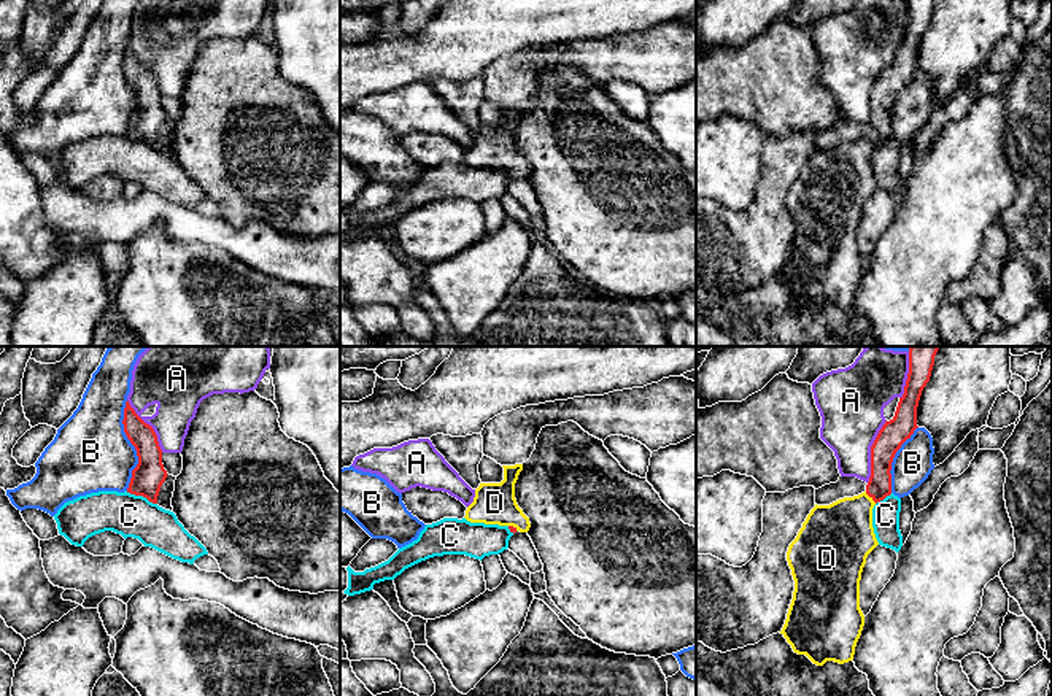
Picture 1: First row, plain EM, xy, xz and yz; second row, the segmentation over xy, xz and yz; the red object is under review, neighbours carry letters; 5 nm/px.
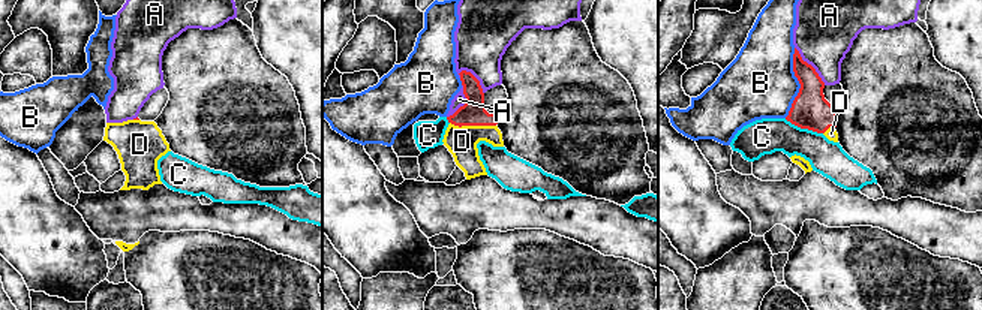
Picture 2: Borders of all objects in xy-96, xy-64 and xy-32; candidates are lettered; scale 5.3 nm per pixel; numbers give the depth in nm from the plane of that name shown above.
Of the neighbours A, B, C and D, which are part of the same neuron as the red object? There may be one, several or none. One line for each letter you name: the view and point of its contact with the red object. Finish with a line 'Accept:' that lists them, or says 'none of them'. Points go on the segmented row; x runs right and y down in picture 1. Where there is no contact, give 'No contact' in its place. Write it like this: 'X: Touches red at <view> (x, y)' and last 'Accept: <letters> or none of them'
D: Touches red at yz (871, 496)
Accept: D

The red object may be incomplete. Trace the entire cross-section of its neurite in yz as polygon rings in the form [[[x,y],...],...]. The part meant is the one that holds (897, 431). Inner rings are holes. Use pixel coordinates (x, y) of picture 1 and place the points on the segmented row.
[[[911,346],[909,373],[895,416],[871,447],[866,491],[810,510],[787,561],[795,580],[793,599],[780,634],[814,664],[853,659],[864,626],[860,580],[868,555],[879,545],[872,508],[891,494],[891,462],[917,426],[917,407],[930,381],[939,346]]]

